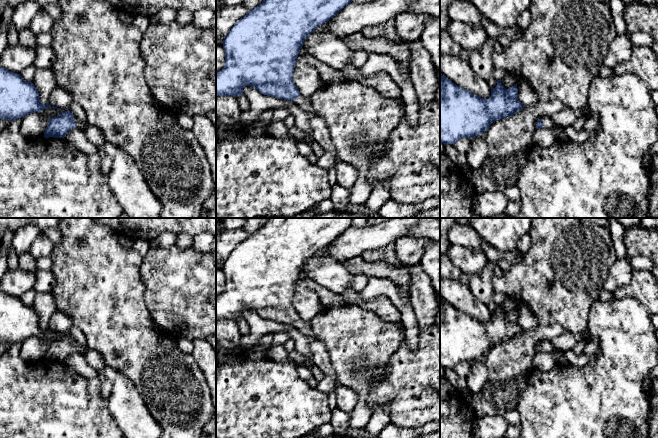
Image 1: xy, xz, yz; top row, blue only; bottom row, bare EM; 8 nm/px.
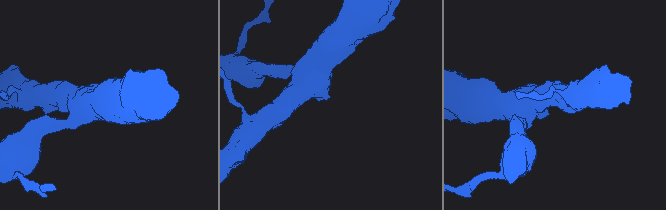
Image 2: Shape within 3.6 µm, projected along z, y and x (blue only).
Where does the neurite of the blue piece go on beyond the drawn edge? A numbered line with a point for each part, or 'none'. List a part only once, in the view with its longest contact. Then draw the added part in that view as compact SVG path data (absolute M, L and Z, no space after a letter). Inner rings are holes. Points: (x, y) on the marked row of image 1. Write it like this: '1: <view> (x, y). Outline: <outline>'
1: xy (82, 126). Outline: M74 118L75 120L75 123L76 123L76 128L80 129L81 131L85 131L87 126L88 126L88 123L87 122L81 122L81 121L78 121L76 118Z

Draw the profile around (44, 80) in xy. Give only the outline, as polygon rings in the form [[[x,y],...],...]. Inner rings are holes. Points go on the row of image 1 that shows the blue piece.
[[[37,69],[32,83],[38,90],[41,103],[46,105],[49,101],[50,93],[57,86],[52,69]]]

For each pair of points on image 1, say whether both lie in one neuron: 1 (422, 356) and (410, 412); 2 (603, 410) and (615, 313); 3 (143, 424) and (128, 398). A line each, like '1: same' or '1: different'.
1: same
2: same
3: same

